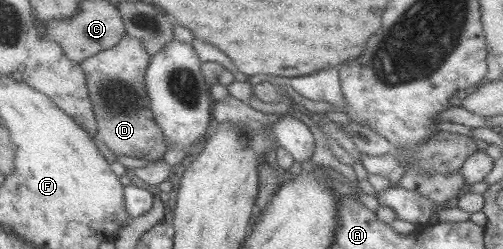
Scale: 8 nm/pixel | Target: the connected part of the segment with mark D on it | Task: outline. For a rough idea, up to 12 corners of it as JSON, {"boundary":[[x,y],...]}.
{"boundary":[[143,41],[88,57],[100,139],[154,162],[166,142],[149,108]]}

